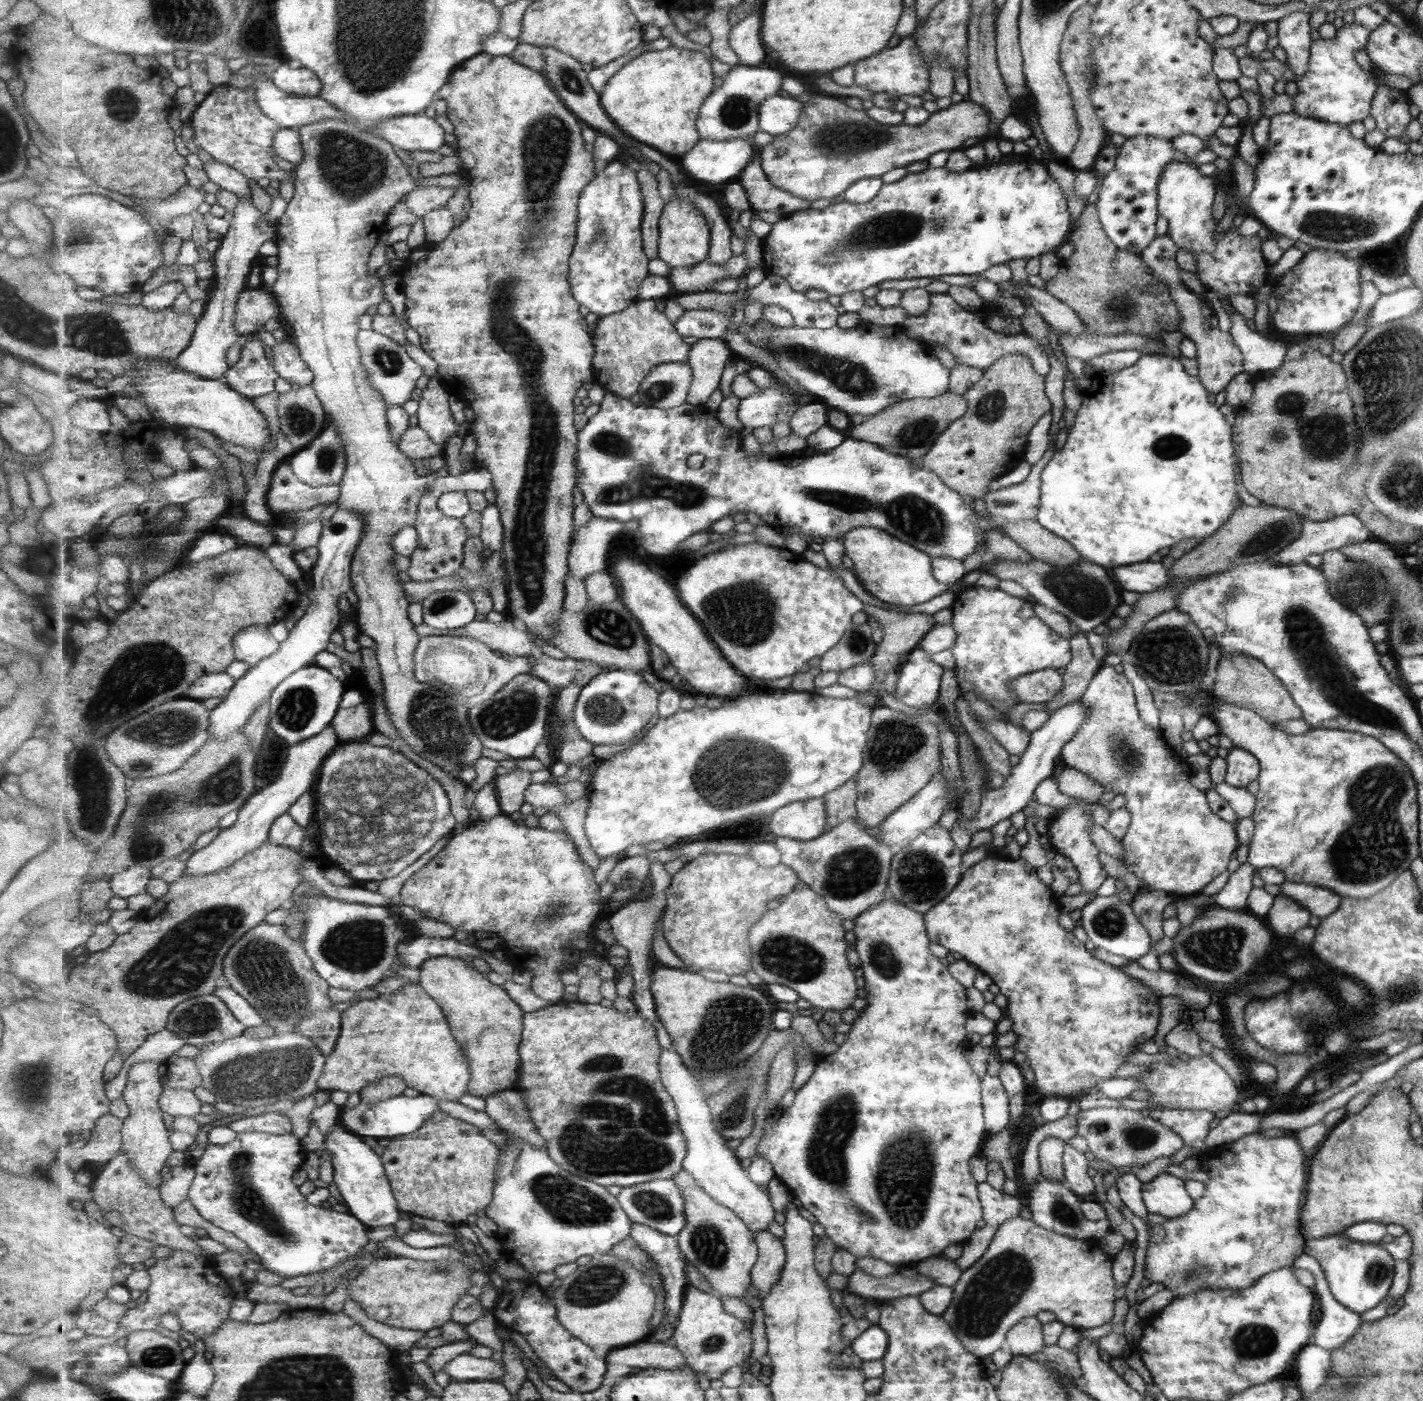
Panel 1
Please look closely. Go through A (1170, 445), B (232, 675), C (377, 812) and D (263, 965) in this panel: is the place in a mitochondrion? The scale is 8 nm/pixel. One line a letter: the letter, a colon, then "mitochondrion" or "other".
A: mitochondrion
B: other
C: mitochondrion
D: mitochondrion

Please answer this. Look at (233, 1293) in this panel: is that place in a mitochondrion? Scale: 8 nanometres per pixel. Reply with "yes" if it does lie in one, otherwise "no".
no

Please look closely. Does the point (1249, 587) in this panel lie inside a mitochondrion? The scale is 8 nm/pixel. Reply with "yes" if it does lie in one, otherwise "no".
no

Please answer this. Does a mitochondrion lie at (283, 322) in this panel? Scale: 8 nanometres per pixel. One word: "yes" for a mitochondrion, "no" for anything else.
no

